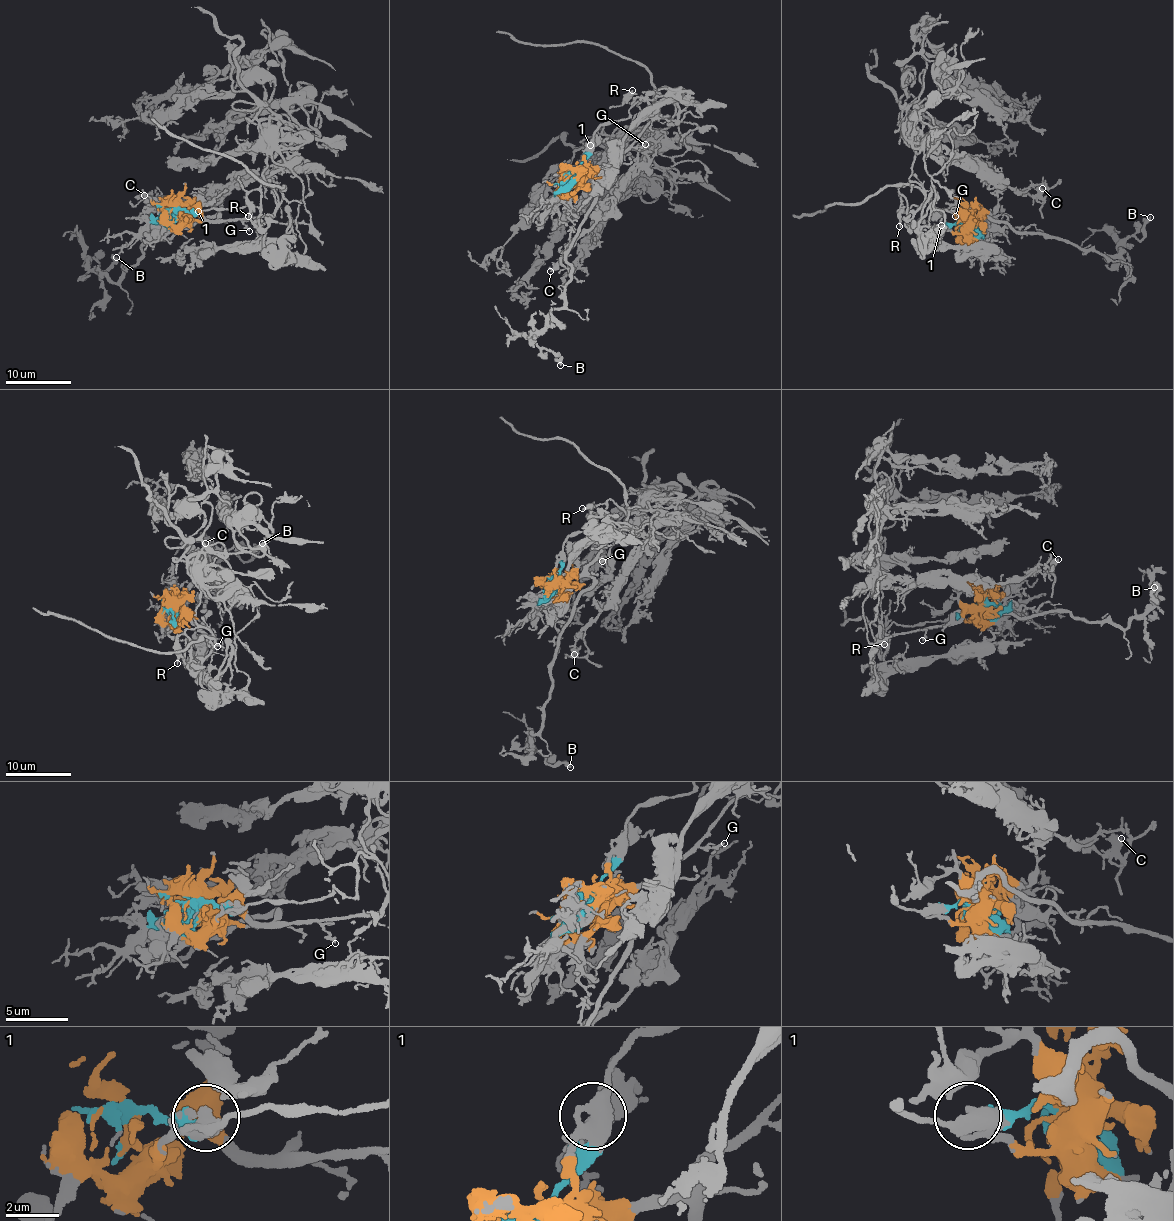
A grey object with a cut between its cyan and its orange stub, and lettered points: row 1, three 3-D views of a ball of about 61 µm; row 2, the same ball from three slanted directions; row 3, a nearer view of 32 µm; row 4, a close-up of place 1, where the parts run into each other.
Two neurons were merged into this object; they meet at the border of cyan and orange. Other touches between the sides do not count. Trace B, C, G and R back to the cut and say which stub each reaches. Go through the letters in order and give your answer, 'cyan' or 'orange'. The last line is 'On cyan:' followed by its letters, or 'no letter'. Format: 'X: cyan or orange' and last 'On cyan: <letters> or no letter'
B: orange
C: cyan
G: orange
R: cyan
On cyan: C, R

